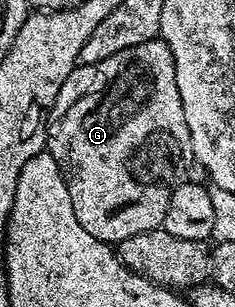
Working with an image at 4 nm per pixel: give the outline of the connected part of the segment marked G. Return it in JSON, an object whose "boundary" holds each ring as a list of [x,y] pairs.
{"boundary":[[[157,37],[142,45],[134,45],[125,51],[114,53],[97,63],[84,63],[66,77],[58,97],[54,100],[56,107],[46,119],[46,151],[58,161],[61,173],[64,174],[66,189],[70,189],[70,205],[74,205],[74,217],[78,217],[78,225],[90,233],[90,237],[98,237],[98,241],[109,245],[119,245],[126,237],[134,237],[138,233],[158,231],[163,228],[166,217],[166,205],[170,205],[170,197],[180,183],[185,182],[187,170],[194,156],[190,129],[186,125],[186,113],[182,111],[182,97],[178,93],[178,77],[176,76],[175,59],[168,44]]]}

